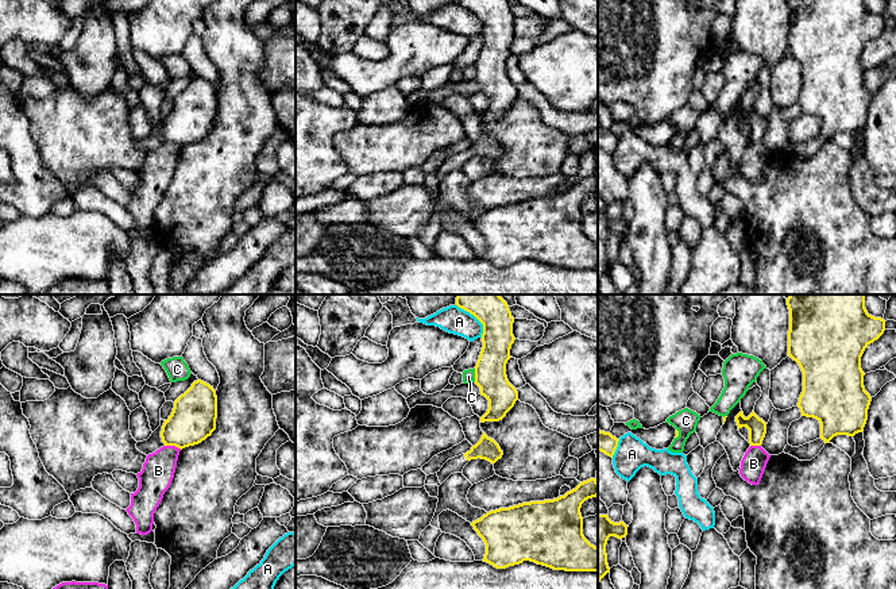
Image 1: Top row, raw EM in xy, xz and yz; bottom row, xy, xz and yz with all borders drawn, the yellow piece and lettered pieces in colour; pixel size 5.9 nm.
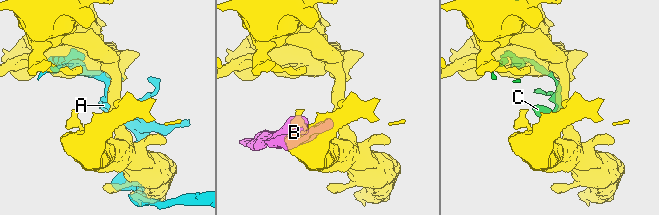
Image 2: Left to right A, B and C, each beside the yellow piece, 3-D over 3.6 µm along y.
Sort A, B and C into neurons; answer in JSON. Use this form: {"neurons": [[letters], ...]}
{"neurons": [["A"], ["B"], ["C"]]}

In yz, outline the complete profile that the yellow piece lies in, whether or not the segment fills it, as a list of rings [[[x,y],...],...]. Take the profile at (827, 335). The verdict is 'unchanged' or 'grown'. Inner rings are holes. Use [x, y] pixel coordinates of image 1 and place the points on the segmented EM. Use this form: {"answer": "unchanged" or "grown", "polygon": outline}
{"answer": "unchanged", "polygon": [[[789,294],[788,357],[796,361],[803,372],[803,392],[797,407],[802,416],[814,417],[820,423],[820,439],[824,443],[837,435],[854,436],[864,431],[868,409],[872,401],[865,390],[861,369],[861,357],[865,349],[877,340],[885,331],[885,320],[868,313],[866,294]]]}

